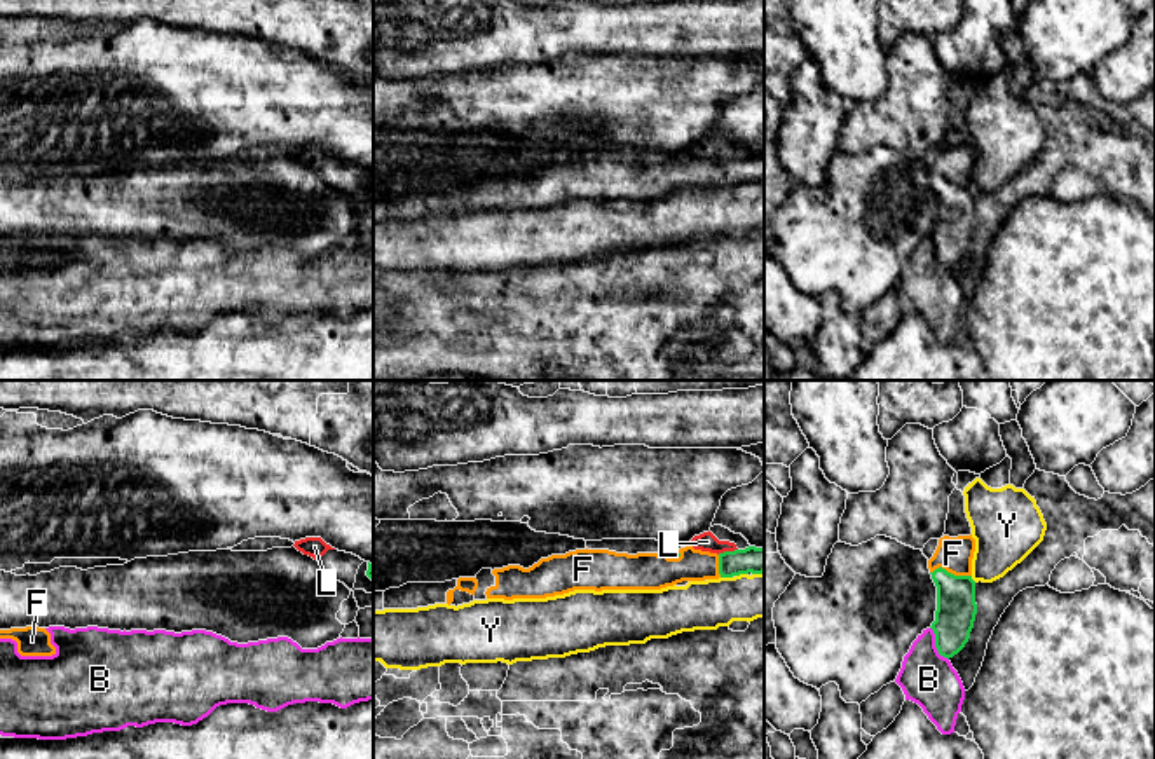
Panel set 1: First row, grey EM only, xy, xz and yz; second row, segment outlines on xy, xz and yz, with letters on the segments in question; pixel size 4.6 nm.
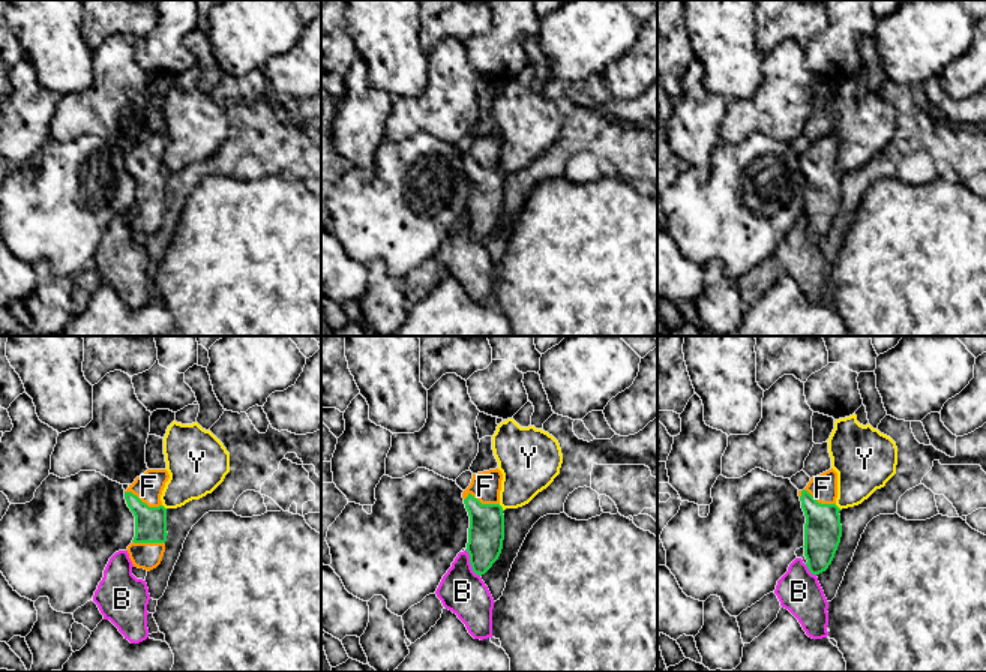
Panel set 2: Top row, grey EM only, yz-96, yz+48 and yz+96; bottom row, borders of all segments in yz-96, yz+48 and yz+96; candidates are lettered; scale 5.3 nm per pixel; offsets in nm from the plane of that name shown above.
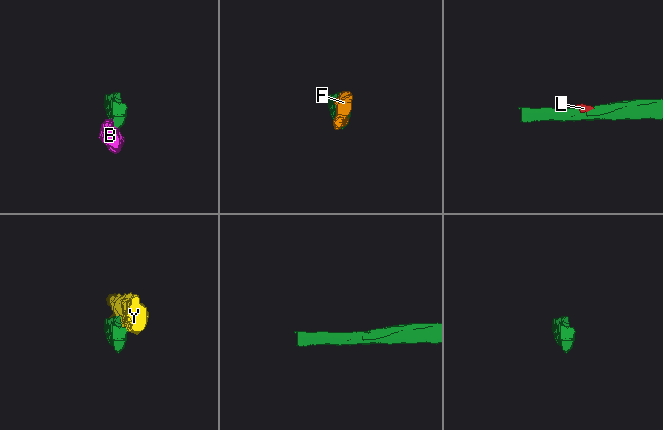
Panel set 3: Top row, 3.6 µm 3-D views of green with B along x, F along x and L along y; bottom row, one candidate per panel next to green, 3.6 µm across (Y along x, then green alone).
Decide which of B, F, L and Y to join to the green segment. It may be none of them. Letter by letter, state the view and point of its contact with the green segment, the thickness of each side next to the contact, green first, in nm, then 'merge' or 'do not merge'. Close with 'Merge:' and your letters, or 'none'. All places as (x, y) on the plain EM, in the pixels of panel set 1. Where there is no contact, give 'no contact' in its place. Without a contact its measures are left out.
B: yz (936, 253) | 180/260 nm | do not merge
F: yz (949, 182) | 180/160 nm | merge
L: xz (726, 161) | 120/90 nm | do not merge
Y: xz (726, 185) | 120/220 nm | do not merge
Merge: F

